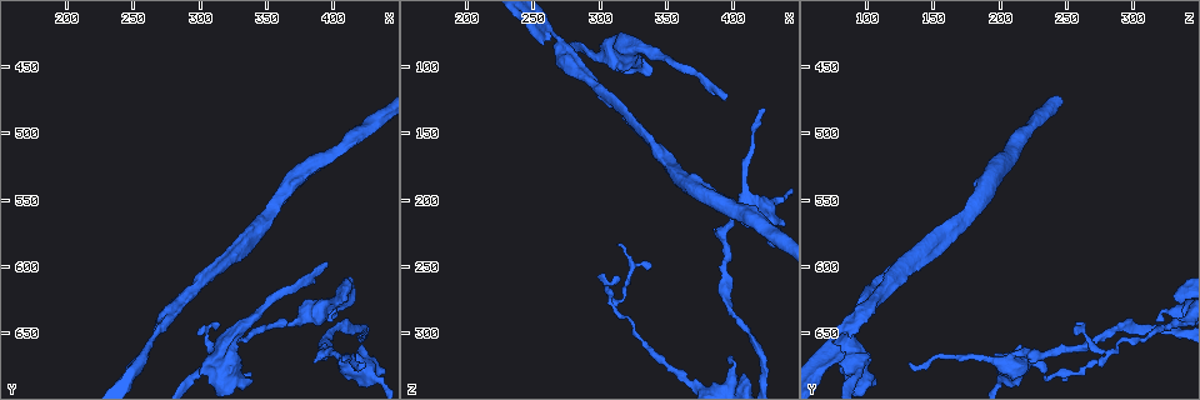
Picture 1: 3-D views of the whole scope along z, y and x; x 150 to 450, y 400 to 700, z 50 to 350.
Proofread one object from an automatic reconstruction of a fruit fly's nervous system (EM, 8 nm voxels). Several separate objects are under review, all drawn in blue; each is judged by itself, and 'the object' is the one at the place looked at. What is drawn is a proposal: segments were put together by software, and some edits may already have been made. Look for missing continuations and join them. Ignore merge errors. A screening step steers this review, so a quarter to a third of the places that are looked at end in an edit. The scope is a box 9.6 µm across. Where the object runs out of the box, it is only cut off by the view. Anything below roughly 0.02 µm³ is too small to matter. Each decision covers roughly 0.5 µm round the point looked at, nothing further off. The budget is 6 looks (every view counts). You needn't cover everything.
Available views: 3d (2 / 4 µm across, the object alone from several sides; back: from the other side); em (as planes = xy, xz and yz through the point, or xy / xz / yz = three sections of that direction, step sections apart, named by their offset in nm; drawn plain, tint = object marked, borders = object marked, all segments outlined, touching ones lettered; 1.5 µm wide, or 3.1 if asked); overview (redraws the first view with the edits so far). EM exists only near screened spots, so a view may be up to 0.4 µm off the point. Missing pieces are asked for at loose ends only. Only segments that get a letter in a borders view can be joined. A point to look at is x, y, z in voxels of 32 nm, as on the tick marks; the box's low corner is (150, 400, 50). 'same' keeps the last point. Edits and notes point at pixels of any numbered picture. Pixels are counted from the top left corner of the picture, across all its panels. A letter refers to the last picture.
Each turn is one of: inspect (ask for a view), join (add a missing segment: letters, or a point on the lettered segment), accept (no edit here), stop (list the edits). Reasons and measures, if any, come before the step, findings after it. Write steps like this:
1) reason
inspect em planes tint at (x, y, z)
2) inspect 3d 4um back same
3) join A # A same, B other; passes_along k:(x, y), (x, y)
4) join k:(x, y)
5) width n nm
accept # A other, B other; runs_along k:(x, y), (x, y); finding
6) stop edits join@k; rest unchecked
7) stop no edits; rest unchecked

end of a long branch
inspect em xy step 4 borders at (392, 598, 126)

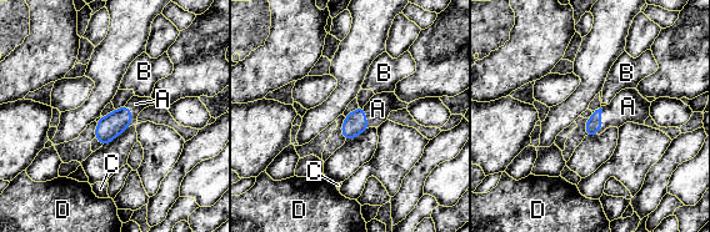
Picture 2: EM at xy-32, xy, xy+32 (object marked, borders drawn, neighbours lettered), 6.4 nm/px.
join A # A same, B other, C other, D other; passes_along 2:(594, 122), (601, 121), (628, 106); the neuron continues

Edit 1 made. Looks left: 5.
an open end
inspect em planes borders at (256, 666, 86)

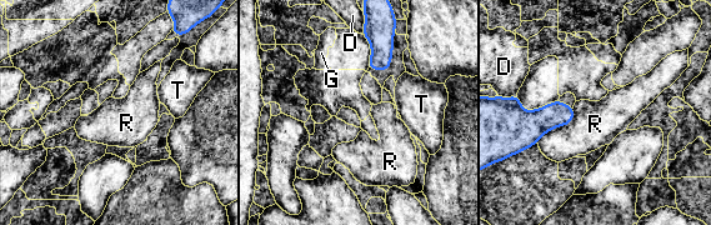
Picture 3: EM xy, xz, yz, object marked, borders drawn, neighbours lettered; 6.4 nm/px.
longest_contact R 340 nm
accept # D other, G other, R other, T other; no lettered segment goes on from it

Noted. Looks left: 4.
inspect em planes borders at (430, 678, 234)

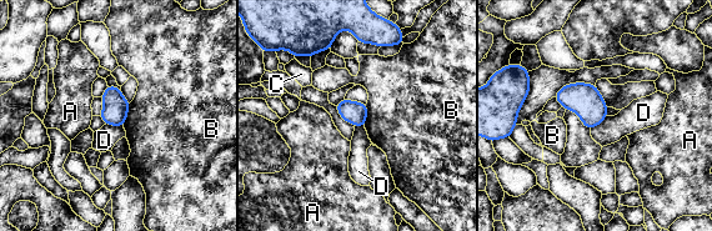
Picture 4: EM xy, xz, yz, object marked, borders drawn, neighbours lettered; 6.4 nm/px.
width 140 nm
accept # A other, B other, C other, D other; border 4:(105, 124), (123, 126); no lettered segment goes on from it

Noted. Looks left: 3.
stop edits join@2; rest unchecked

